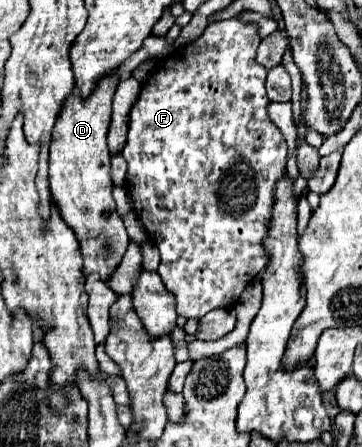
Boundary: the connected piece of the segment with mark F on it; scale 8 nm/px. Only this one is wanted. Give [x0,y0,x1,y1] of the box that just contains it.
[122,18,288,320]

